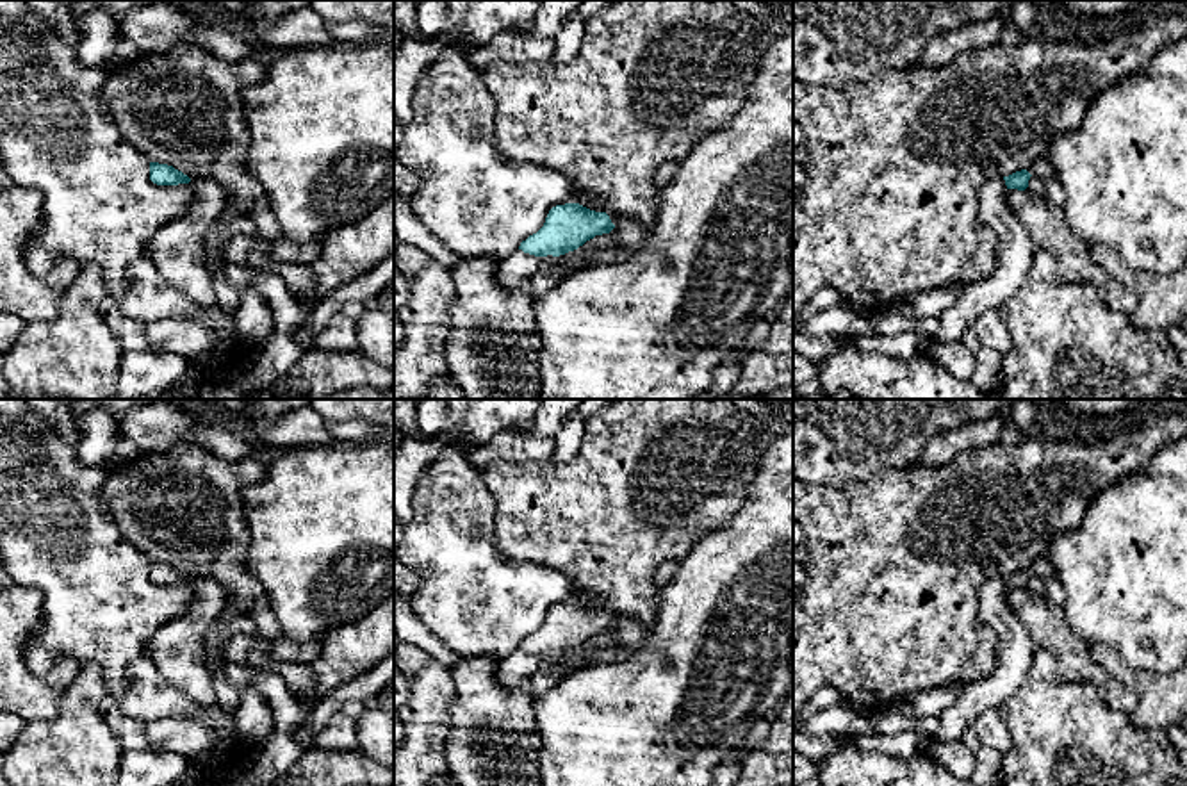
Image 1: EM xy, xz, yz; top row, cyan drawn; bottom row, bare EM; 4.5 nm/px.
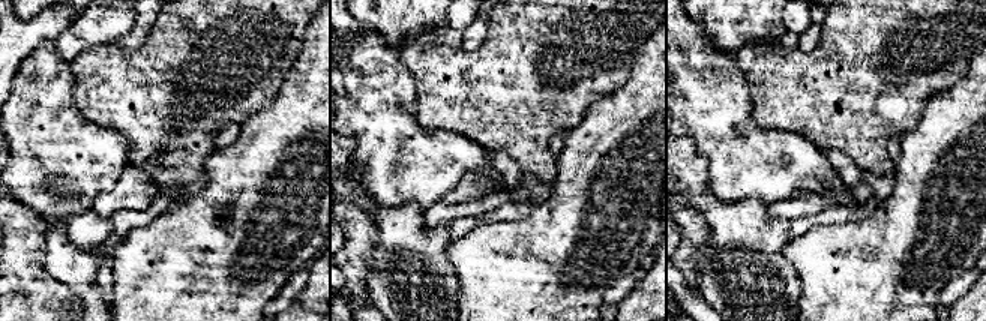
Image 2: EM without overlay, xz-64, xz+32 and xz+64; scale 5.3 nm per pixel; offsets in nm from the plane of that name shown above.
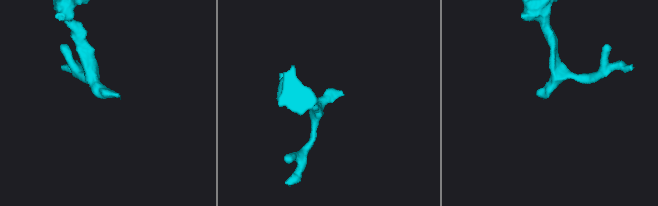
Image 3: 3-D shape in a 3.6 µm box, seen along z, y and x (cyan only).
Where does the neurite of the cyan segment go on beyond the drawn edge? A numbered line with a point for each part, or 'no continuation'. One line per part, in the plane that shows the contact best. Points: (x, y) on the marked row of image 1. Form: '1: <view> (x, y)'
1: xz (594, 204)

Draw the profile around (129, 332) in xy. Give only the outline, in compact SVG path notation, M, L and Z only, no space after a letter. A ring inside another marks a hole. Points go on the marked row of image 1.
M105 296L98 307L103 323L109 326L123 351L151 351L144 333L144 321L132 319L118 308L114 296Z

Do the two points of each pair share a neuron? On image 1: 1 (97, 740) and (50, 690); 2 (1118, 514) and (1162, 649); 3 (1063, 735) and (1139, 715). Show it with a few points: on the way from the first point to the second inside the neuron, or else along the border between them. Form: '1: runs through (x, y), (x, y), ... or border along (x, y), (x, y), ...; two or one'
1: border along (81, 665), (59, 712), (27, 722); two
2: runs through (1132, 548), (1136, 556), (1154, 574), (1154, 615); one
3: border along (1129, 715), (1136, 726), (1166, 729); two

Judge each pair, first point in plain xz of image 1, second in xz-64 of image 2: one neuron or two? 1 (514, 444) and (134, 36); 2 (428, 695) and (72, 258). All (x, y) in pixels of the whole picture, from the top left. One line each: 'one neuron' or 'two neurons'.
1: two neurons
2: two neurons

